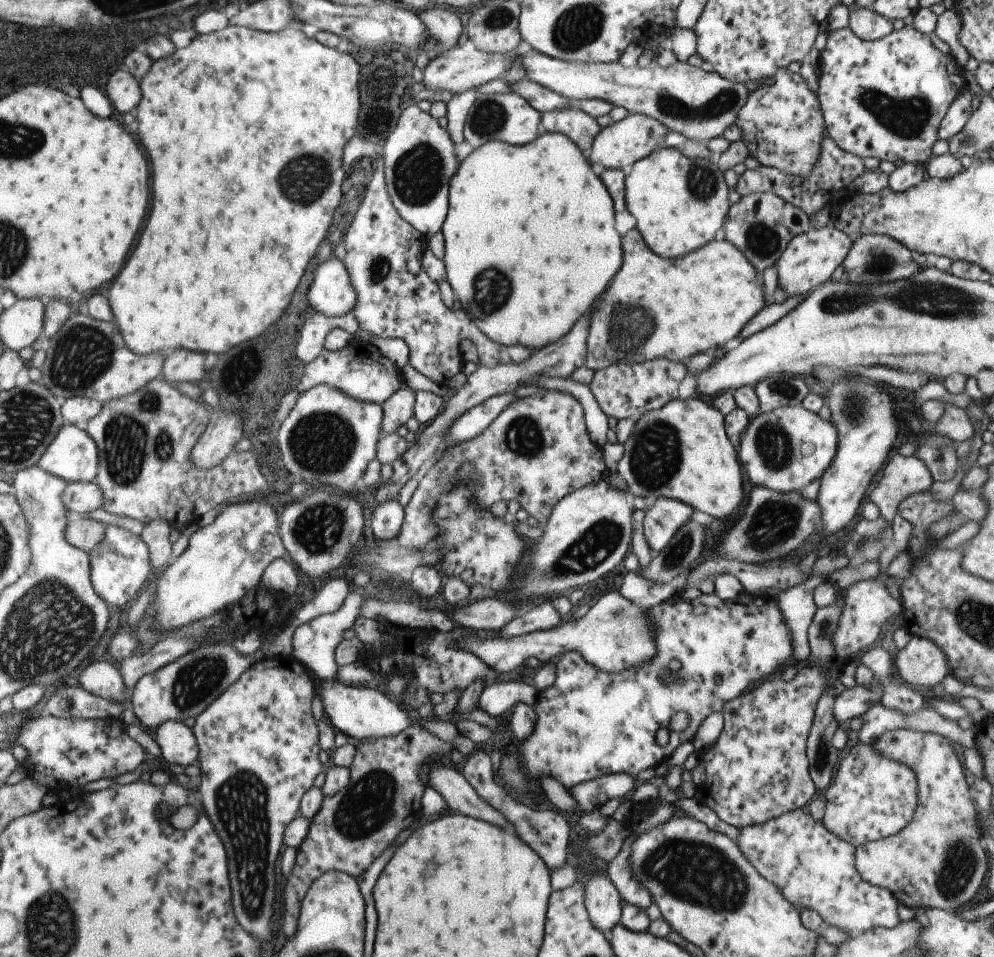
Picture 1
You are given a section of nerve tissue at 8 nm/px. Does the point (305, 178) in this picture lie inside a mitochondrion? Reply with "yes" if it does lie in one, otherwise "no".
yes

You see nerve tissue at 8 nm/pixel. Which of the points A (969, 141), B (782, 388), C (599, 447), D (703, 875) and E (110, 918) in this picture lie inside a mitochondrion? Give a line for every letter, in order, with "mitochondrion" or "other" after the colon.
A: mitochondrion
B: mitochondrion
C: other
D: mitochondrion
E: other

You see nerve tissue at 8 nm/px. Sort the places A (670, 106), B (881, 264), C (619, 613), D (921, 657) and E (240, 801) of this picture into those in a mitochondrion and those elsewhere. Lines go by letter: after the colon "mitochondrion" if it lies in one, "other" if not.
A: mitochondrion
B: mitochondrion
C: mitochondrion
D: mitochondrion
E: mitochondrion

